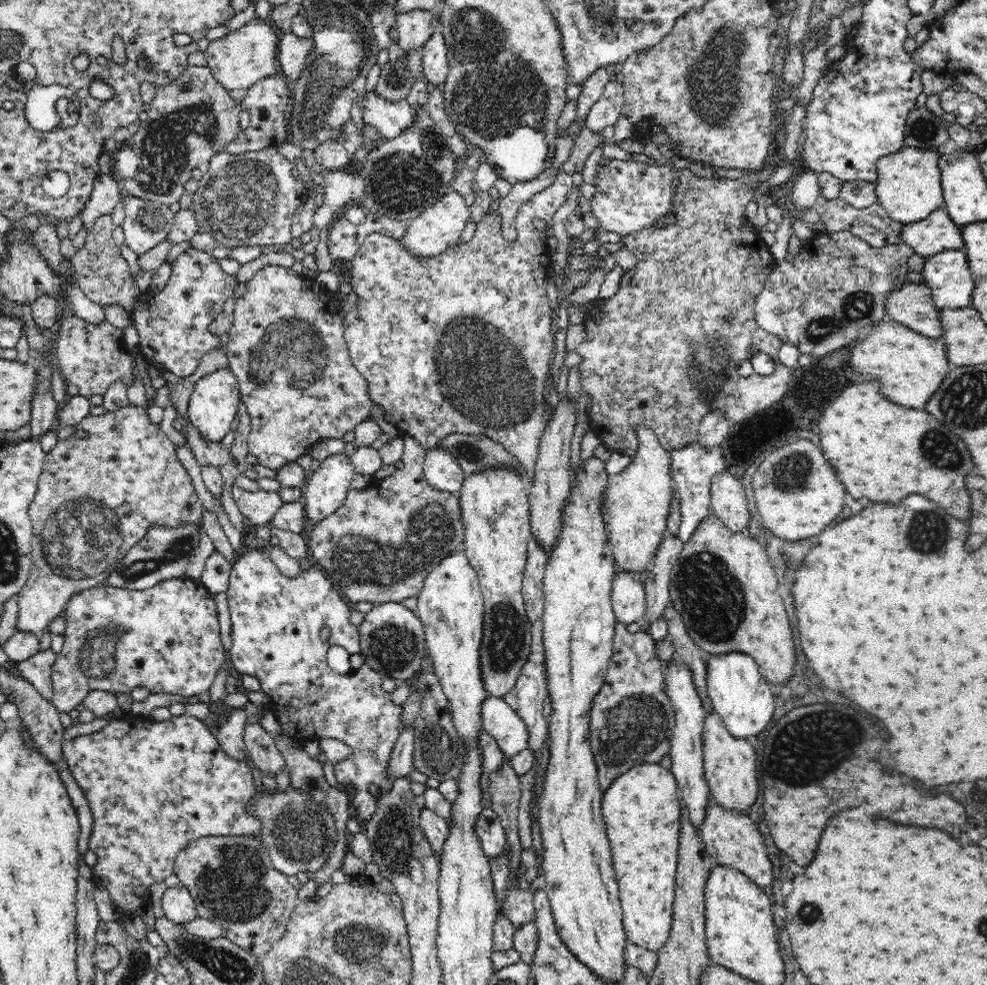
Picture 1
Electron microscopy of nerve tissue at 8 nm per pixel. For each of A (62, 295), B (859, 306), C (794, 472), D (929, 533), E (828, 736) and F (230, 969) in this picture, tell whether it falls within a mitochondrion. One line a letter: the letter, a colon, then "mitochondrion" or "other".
A: other
B: mitochondrion
C: mitochondrion
D: mitochondrion
E: mitochondrion
F: mitochondrion

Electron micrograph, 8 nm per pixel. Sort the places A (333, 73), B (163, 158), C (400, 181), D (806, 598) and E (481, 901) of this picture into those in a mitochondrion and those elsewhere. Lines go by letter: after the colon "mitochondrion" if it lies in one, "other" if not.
A: mitochondrion
B: mitochondrion
C: mitochondrion
D: other
E: other

